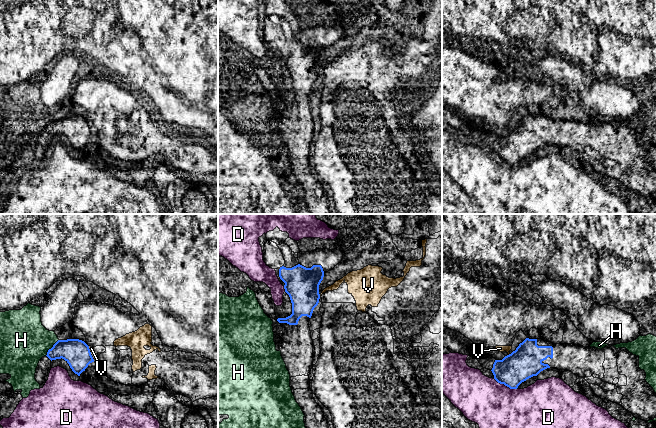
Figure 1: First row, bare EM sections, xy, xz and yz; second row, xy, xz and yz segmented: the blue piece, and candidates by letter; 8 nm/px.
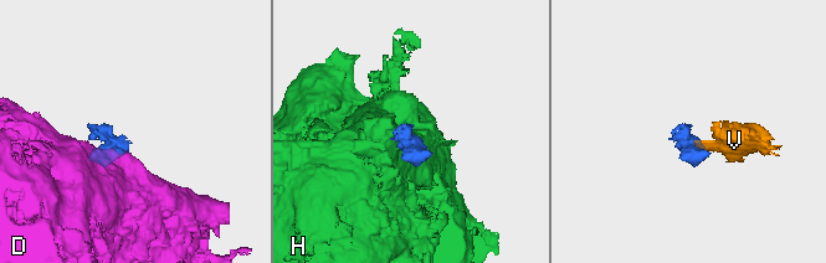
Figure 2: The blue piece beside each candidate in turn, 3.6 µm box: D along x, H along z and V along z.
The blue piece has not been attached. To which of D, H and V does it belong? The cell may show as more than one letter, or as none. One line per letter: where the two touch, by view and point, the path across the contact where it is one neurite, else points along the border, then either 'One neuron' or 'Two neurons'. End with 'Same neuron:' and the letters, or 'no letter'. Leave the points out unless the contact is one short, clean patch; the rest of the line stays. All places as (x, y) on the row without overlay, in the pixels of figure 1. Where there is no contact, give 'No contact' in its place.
D: Touches blue at yz (505, 161). Two neurons
H: Touches blue at xy (52, 123). Boundary: xy (58, 115), (45, 131). Two neurons
V: Touches blue at xy (88, 124). Boundary: xy (88, 122), (90, 125). Two neurons
Same neuron: no letter

